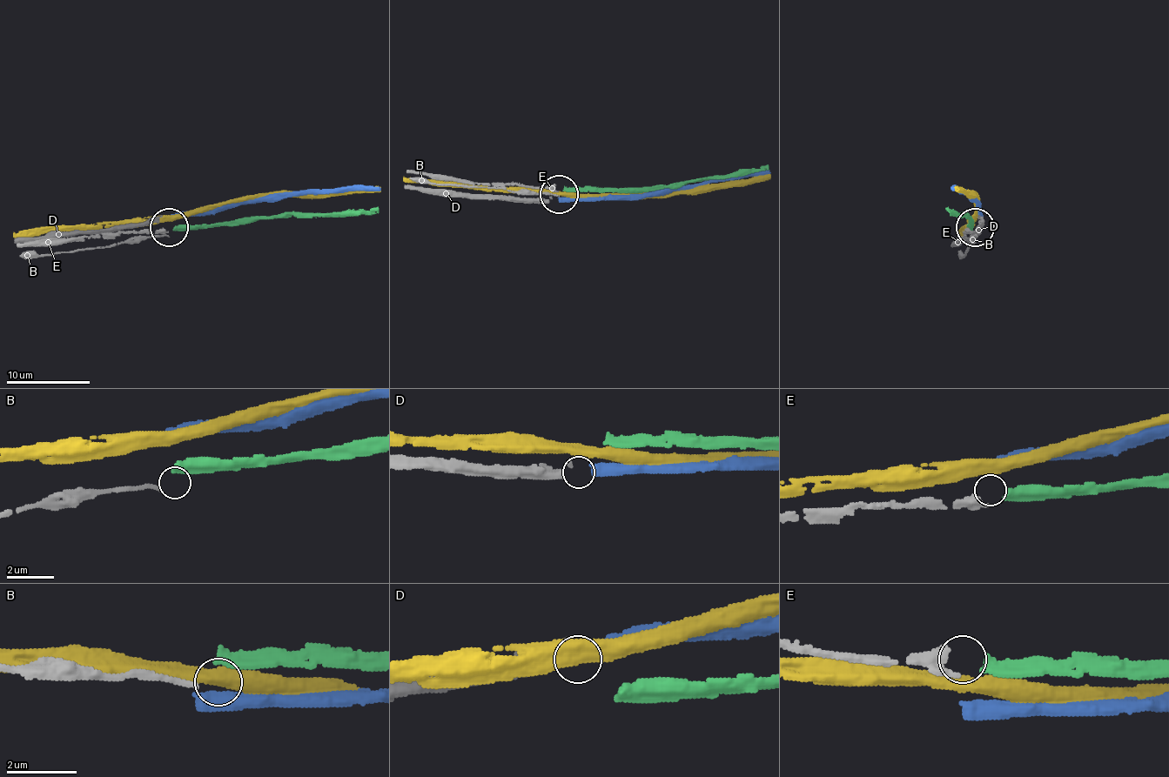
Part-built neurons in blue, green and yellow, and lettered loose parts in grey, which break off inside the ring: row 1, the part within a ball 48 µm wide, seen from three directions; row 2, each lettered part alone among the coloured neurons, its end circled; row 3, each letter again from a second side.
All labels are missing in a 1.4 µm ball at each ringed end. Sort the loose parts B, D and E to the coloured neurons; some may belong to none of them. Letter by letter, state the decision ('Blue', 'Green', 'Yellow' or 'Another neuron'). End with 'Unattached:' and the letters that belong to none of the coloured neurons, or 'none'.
B: Another neuron
D: Blue
E: Green
Unattached: B

